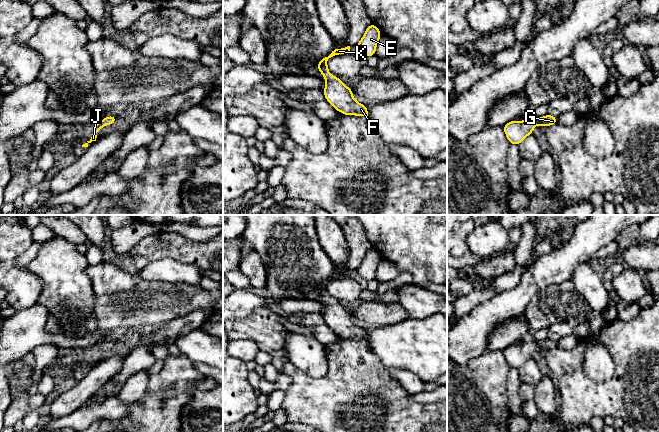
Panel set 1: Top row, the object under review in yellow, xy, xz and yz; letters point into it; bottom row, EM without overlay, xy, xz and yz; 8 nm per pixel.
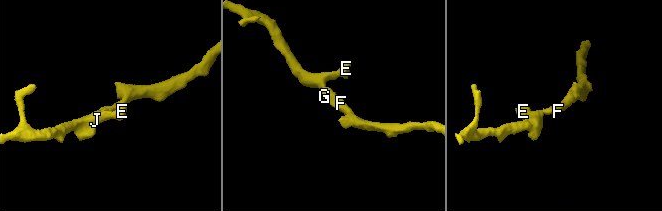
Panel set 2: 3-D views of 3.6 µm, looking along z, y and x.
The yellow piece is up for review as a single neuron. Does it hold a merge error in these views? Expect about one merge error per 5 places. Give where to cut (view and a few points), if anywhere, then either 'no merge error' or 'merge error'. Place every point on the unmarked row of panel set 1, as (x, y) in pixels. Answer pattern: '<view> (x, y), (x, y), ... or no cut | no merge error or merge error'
no cut | no merge error

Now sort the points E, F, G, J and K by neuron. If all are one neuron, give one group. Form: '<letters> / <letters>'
E F G J K

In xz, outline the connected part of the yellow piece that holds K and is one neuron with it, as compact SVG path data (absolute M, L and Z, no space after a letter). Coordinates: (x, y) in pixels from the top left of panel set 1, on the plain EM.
M347 270L343 273L335 271L335 273L328 281L325 281L319 285L317 293L322 297L322 301L326 303L326 309L323 317L326 324L337 335L344 339L364 339L368 345L368 332L365 329L357 326L353 322L354 318L351 315L351 312L347 311L340 304L340 302L332 300L327 291L327 285L329 282L335 279L346 277L351 277L350 270Z

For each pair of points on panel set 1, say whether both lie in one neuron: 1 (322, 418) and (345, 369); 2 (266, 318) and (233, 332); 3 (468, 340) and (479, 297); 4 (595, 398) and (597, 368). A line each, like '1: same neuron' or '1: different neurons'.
1: same neuron
2: same neuron
3: different neurons
4: different neurons

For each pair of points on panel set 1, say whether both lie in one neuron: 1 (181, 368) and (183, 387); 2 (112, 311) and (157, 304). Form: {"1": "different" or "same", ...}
{"1": "different", "2": "same"}

